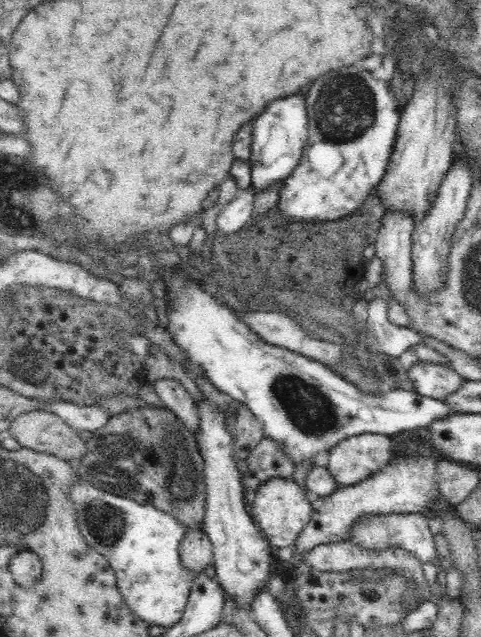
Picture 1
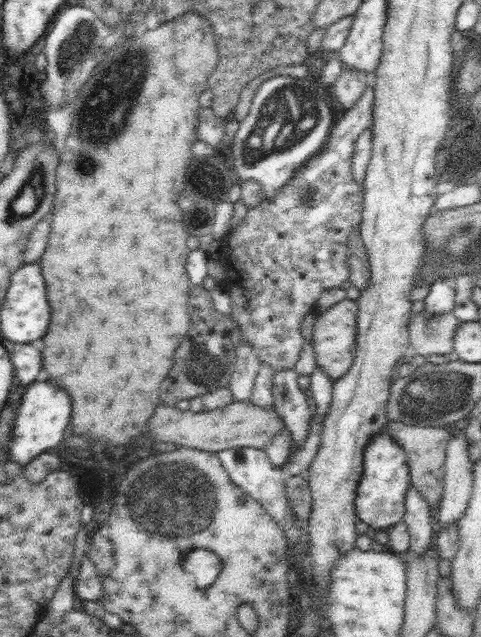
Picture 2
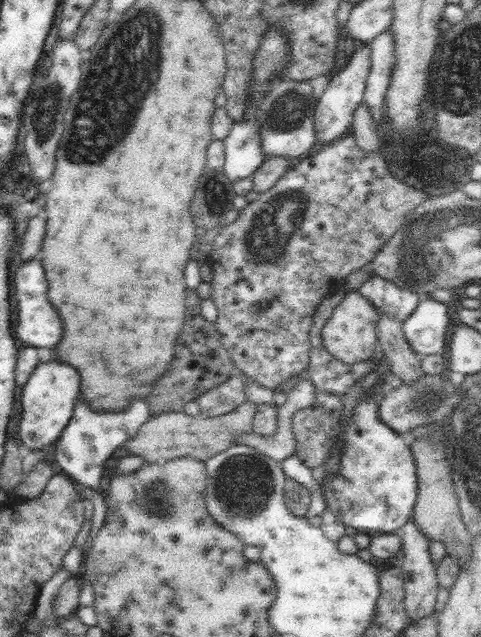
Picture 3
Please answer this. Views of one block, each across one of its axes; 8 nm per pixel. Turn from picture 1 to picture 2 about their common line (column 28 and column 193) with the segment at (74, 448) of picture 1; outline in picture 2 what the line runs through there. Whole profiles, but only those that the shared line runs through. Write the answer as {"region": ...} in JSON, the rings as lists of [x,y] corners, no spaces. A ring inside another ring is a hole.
{"region":[[[250,400],[236,401],[222,408],[195,413],[180,410],[175,406],[158,406],[150,420],[150,436],[158,442],[173,442],[179,447],[196,448],[211,453],[234,447],[252,447],[264,449],[275,434],[286,429],[282,417],[275,410],[275,405],[269,408],[256,406]]]}

